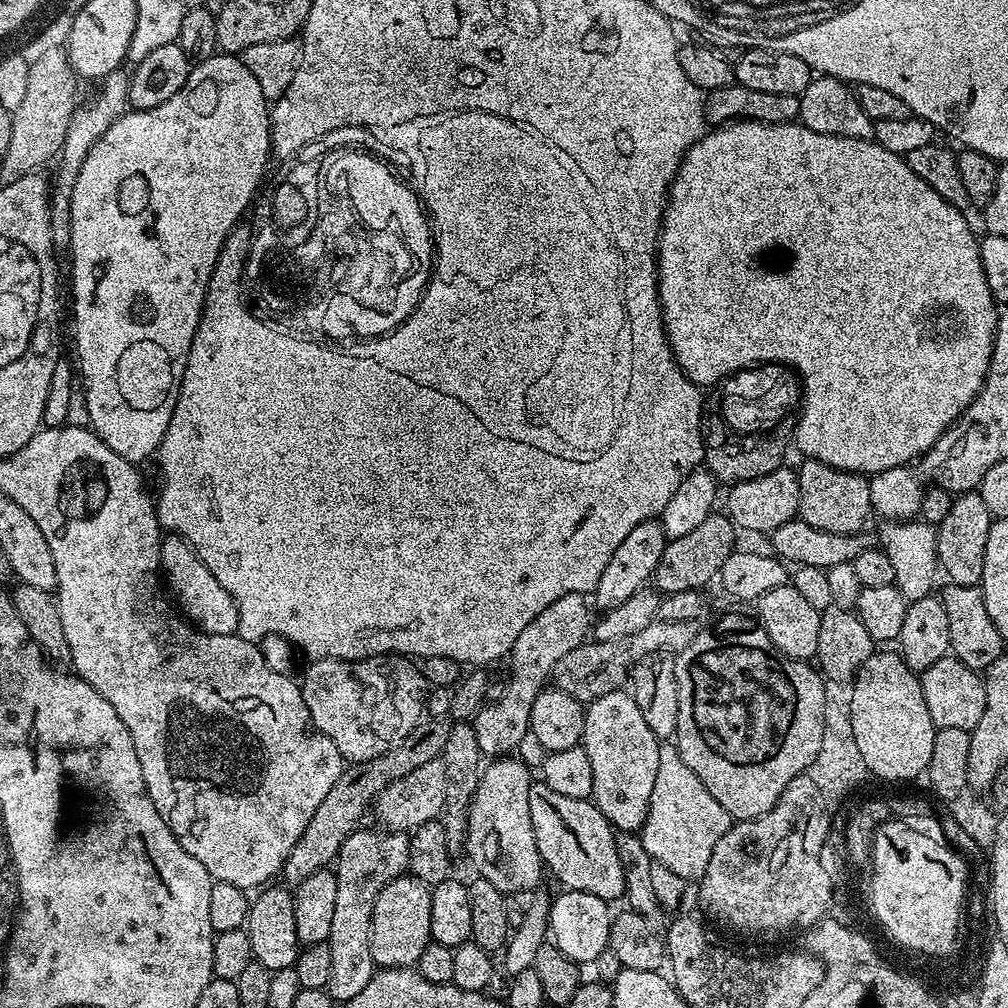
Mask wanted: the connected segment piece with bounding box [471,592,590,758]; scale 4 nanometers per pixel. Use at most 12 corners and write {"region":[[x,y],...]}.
{"region":[[579,592],[512,644],[512,677],[471,721],[481,753],[512,754],[555,666],[590,636]]}

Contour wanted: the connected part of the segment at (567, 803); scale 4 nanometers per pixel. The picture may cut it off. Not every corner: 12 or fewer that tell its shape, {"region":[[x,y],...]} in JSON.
{"region":[[530,786],[543,867],[565,889],[624,896],[617,833],[591,799]]}

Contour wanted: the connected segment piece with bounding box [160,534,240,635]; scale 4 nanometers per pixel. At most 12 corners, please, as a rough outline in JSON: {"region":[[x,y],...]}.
{"region":[[185,538],[160,543],[165,585],[200,631],[232,634],[240,615]]}

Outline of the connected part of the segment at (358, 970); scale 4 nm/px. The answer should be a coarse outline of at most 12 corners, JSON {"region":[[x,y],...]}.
{"region":[[361,827],[334,861],[326,991],[355,998],[377,971],[374,902],[408,872],[409,833]]}

